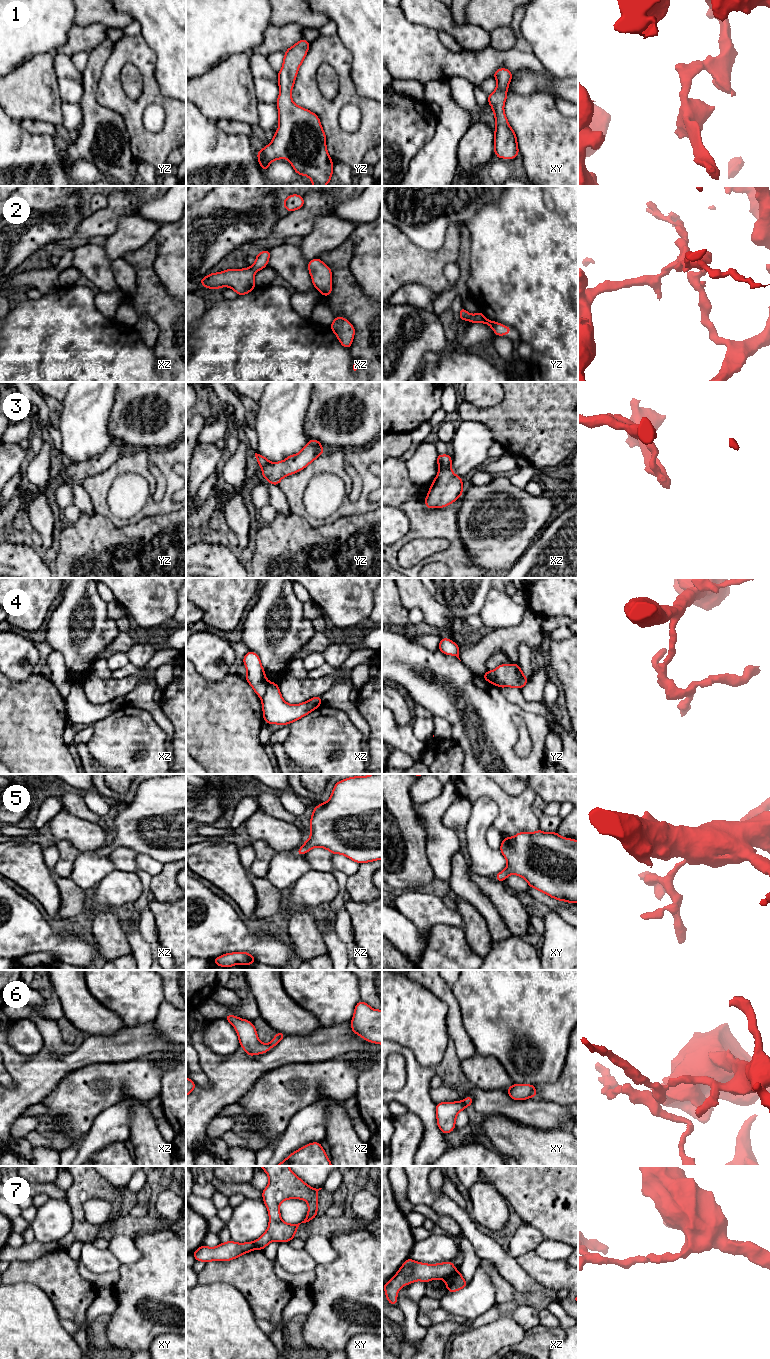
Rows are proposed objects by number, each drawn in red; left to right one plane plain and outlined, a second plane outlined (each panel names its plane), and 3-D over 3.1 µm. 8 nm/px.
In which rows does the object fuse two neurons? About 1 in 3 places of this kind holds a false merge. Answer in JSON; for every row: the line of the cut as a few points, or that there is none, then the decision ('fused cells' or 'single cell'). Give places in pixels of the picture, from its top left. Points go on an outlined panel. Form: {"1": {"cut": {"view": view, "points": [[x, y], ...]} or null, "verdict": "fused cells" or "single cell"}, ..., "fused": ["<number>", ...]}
{"1": {"cut": null, "verdict": "single cell"}, "2": {"cut": null, "verdict": "single cell"}, "3": {"cut": {"view": "xz", "points": [[450, 461], [444, 468], [439, 470]]}, "verdict": "fused cells"}, "4": {"cut": {"view": "xz", "points": [[269, 682], [261, 698]]}, "verdict": "fused cells"}, "5": {"cut": null, "verdict": "single cell"}, "6": {"cut": null, "verdict": "single cell"}, "7": {"cut": {"view": "xz", "points": [[455, 1270], [445, 1280]]}, "verdict": "fused cells"}, "fused": ["3", "4", "7"]}

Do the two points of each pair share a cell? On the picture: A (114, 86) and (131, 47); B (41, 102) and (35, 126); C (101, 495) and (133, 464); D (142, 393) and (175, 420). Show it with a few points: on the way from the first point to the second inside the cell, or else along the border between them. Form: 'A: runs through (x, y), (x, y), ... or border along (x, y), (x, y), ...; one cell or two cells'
A: runs through (114, 76), (114, 64), (121, 57); one cell
B: border along (19, 122), (32, 118), (47, 121), (54, 126); two cells
C: runs through (101, 484), (122, 465); one cell
D: runs through (153, 393), (160, 395), (160, 401), (165, 409); one cell

